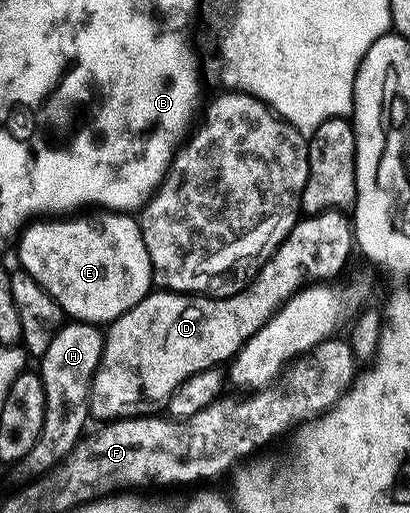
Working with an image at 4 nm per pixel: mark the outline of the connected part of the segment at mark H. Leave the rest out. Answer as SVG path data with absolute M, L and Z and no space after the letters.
M68 322L54 334L54 342L50 342L46 354L39 357L38 375L44 383L46 414L40 440L34 442L34 450L23 458L22 467L26 471L50 473L81 443L85 435L84 423L90 420L92 379L103 358L105 339L105 333L95 324Z

